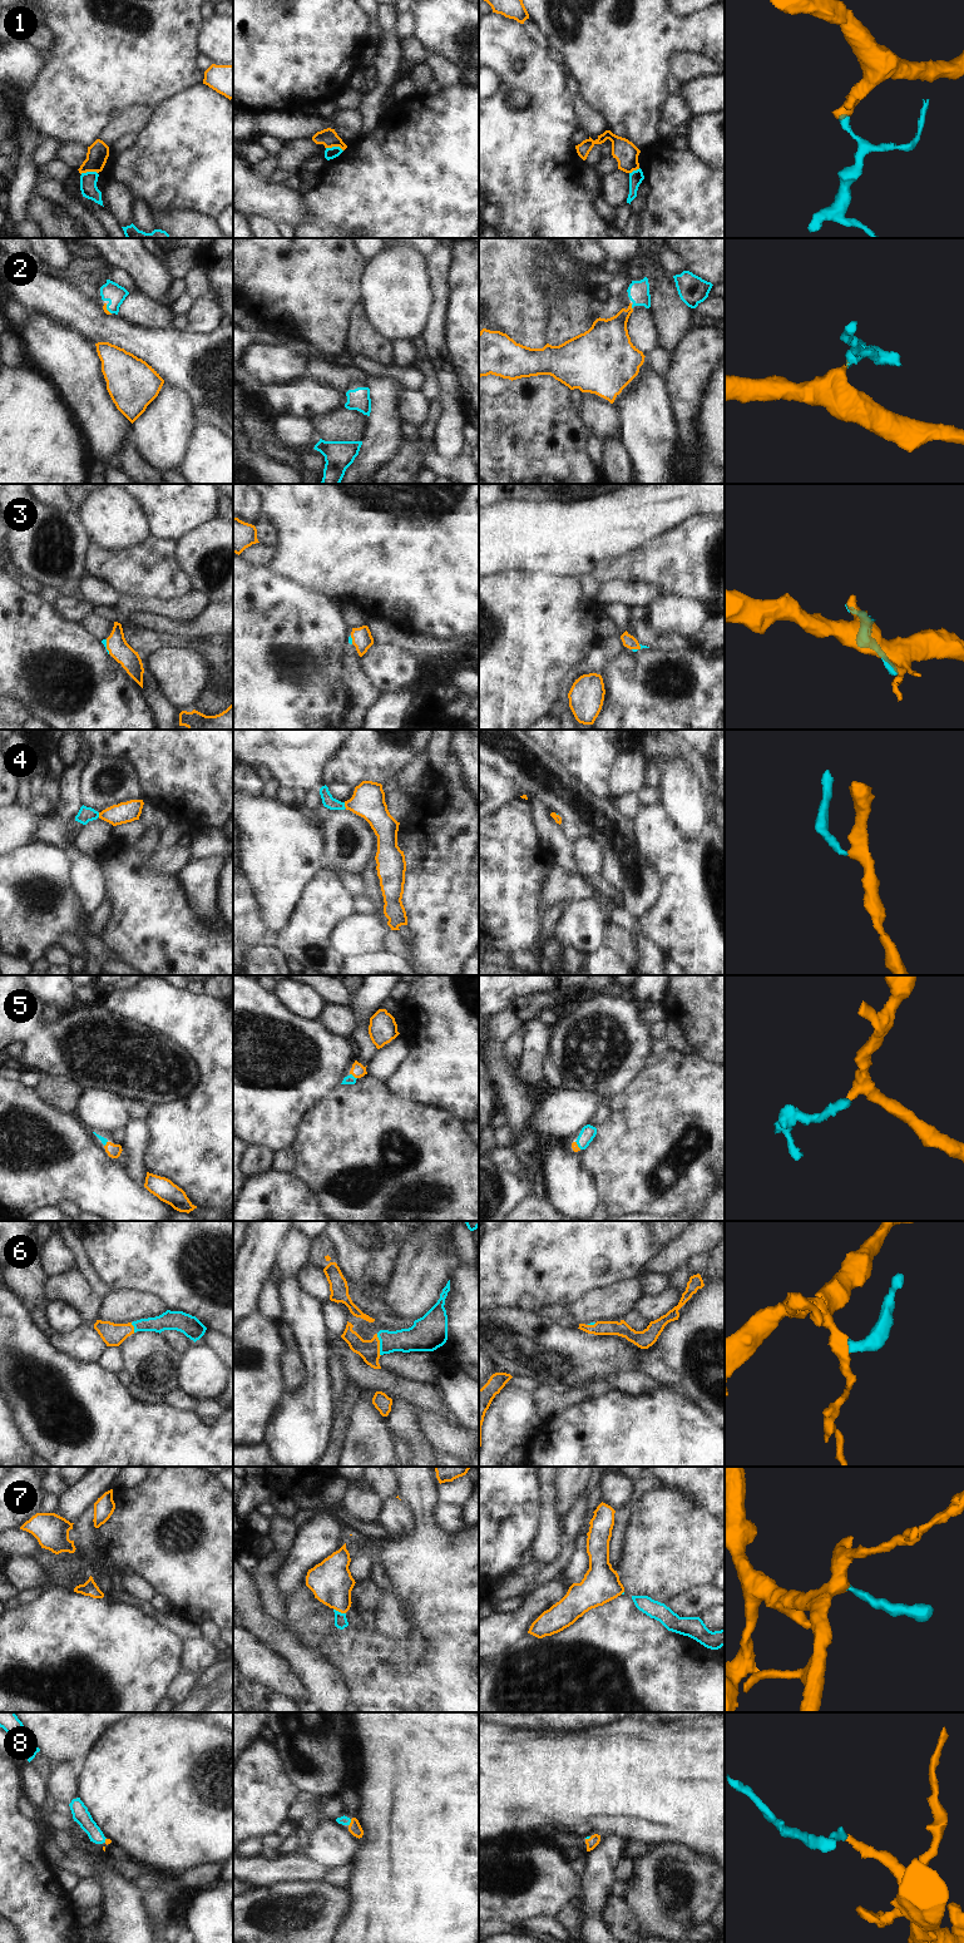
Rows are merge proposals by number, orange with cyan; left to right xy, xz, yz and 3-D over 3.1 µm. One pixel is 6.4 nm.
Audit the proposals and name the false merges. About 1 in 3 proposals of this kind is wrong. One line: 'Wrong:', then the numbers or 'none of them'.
Wrong: 1

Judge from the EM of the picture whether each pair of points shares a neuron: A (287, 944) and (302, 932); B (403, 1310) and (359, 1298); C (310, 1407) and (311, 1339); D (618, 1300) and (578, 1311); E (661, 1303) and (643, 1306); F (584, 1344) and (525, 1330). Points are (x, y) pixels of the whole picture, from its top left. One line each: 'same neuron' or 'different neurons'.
A: same neuron
B: different neurons
C: same neuron
D: same neuron
E: same neuron
F: same neuron

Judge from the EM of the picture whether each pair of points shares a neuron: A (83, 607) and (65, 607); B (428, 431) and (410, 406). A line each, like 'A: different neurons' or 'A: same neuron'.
A: same neuron
B: different neurons

